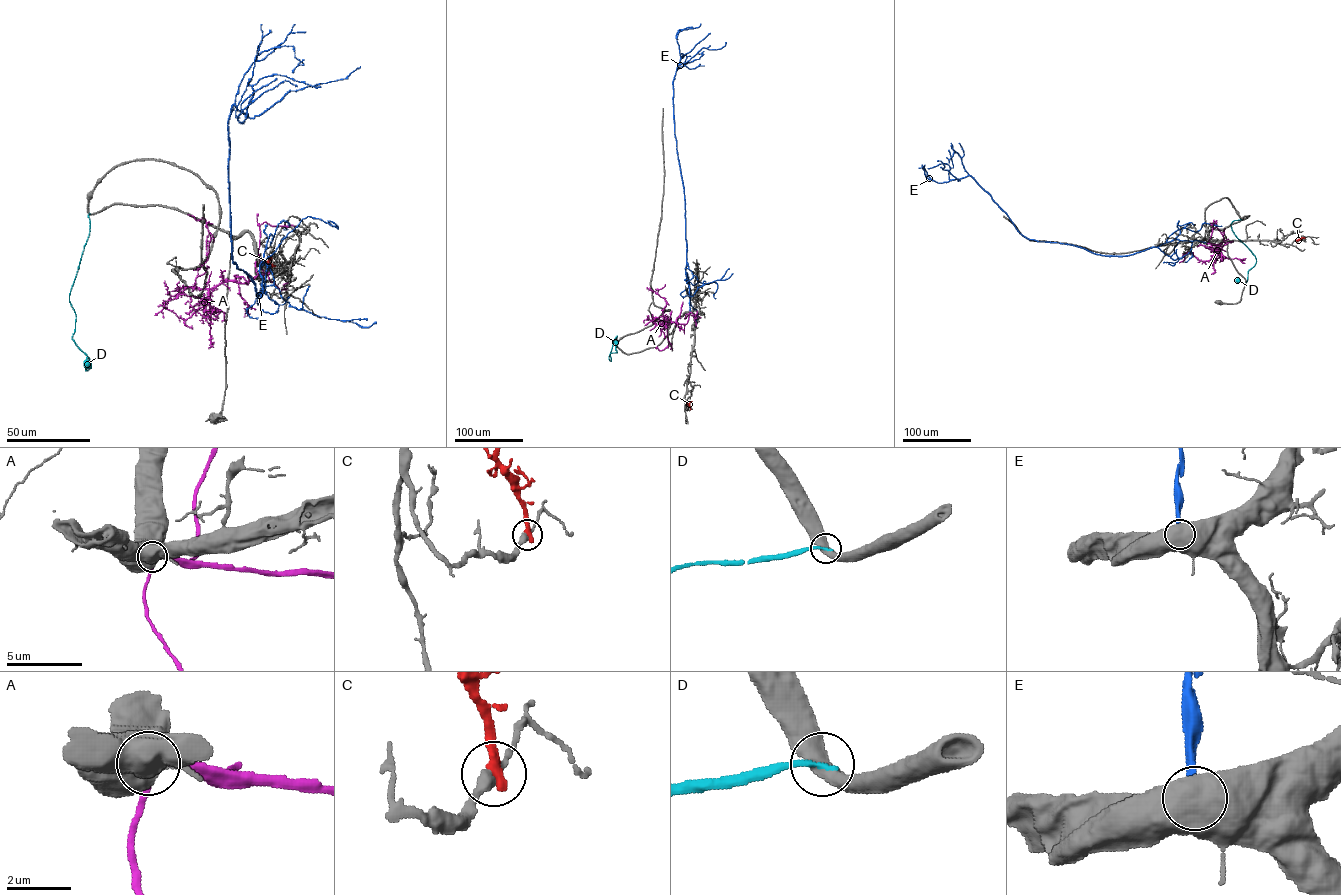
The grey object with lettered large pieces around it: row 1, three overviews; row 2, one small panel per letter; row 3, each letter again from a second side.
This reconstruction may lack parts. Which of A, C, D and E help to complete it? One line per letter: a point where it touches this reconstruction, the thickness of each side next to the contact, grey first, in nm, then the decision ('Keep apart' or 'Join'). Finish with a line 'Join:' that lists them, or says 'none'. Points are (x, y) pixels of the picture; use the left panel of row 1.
A: Touches grey at (269, 272). Thickness 850 nm (grey) against 340 nm. Keep apart
C: Touches grey at (271, 258). Thickness 320 nm (grey) against 400 nm. Keep apart
D: Touches grey at (90, 213). Thickness 480 nm (grey) against 200 nm. Keep apart
E: Touches grey at (270, 271). Thickness 900 nm (grey) against 360 nm. Keep apart
Join: none

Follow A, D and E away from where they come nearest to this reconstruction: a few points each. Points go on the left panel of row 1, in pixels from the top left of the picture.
A: (269, 272), (210, 288), (203, 313), (208, 316), (208, 304), (190, 297), (190, 304), (209, 320)
D: (90, 213), (88, 237), (69, 294), (76, 315), (72, 339), (88, 358), (90, 367), (87, 370), (89, 362)
E: (270, 271), (262, 262), (259, 303), (233, 261), (228, 118), (234, 105), (243, 122), (284, 81), (297, 86)

